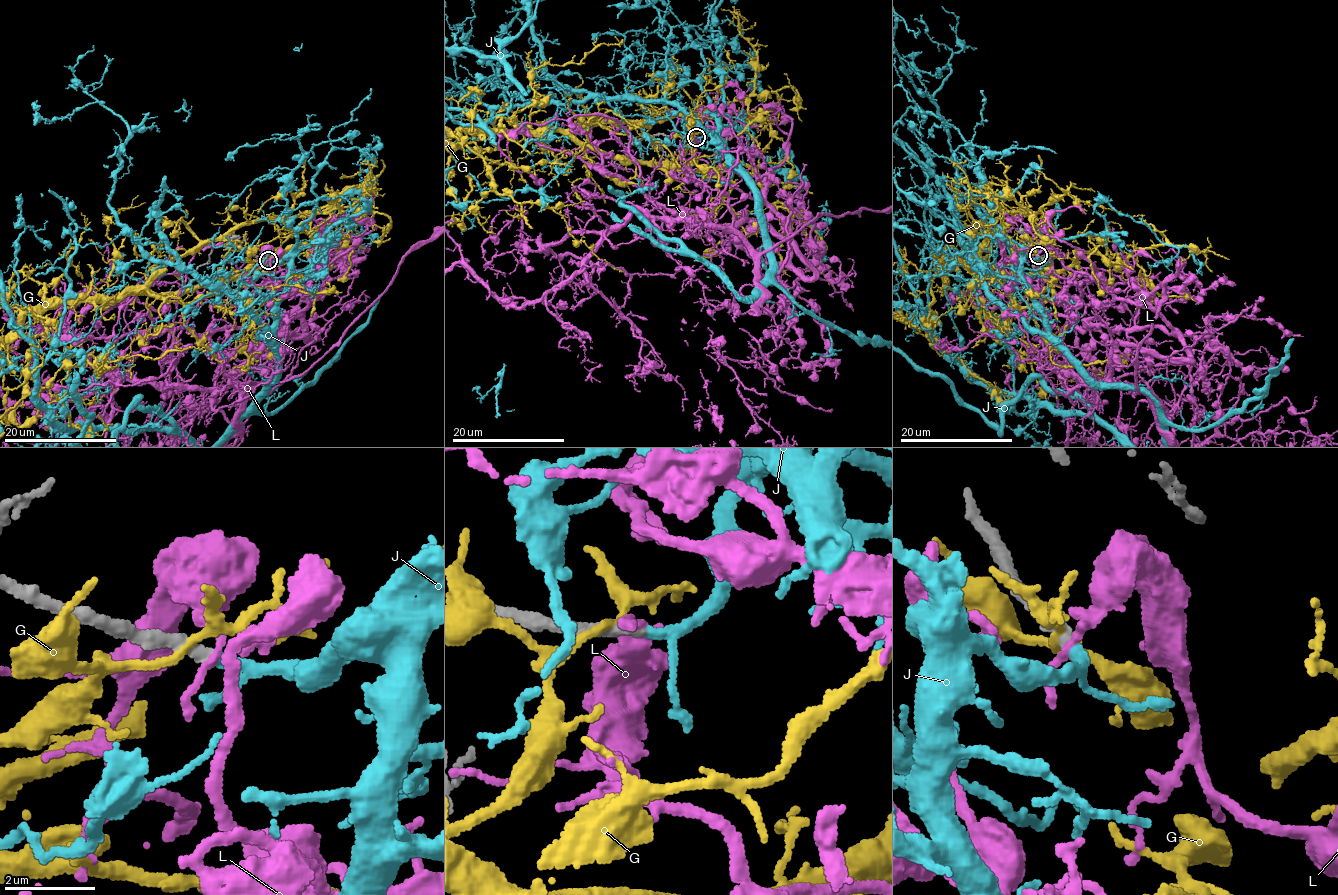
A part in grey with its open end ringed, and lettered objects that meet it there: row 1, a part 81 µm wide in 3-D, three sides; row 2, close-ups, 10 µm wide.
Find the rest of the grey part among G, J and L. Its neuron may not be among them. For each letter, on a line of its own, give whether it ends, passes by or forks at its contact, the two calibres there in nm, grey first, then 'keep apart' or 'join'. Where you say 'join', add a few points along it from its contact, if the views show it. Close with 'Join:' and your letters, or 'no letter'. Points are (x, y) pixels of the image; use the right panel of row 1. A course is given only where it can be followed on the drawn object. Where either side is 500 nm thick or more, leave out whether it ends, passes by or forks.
G: it forks; calibres 380 and 160 nm; keep apart
J: it passes by; calibres 280 and 200 nm; join
L: it passes by; calibres 300 and 170 nm; keep apart
Join: J

